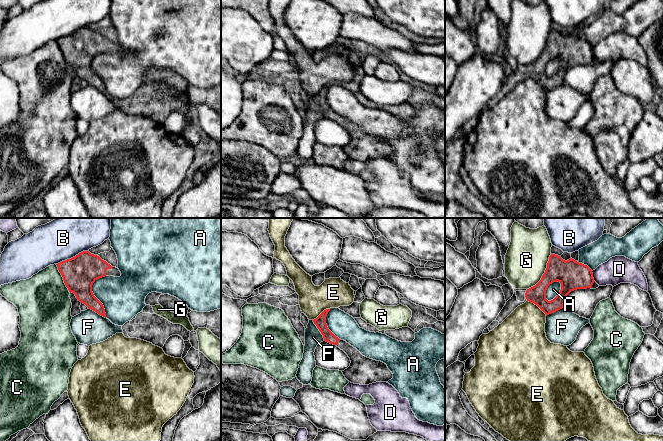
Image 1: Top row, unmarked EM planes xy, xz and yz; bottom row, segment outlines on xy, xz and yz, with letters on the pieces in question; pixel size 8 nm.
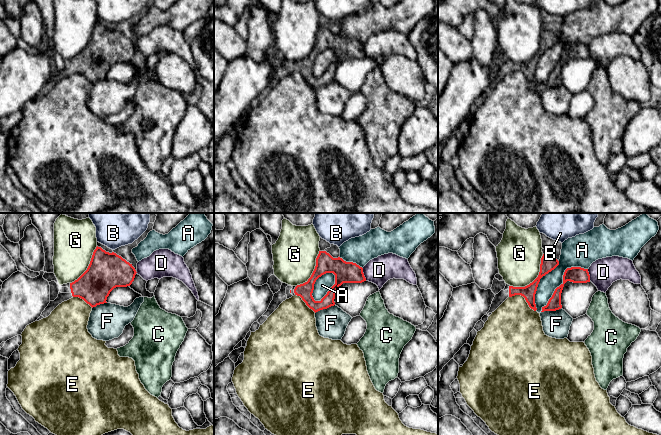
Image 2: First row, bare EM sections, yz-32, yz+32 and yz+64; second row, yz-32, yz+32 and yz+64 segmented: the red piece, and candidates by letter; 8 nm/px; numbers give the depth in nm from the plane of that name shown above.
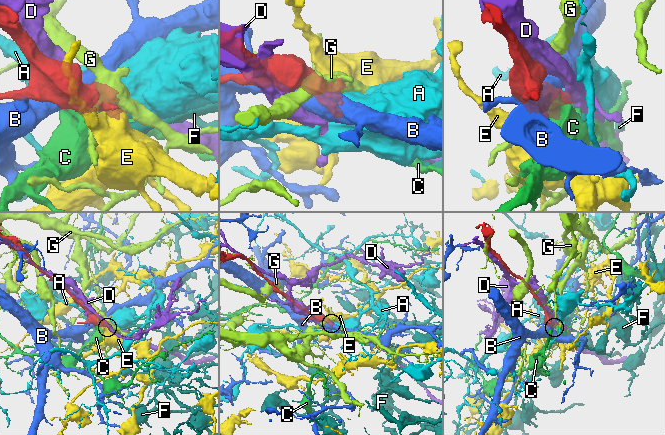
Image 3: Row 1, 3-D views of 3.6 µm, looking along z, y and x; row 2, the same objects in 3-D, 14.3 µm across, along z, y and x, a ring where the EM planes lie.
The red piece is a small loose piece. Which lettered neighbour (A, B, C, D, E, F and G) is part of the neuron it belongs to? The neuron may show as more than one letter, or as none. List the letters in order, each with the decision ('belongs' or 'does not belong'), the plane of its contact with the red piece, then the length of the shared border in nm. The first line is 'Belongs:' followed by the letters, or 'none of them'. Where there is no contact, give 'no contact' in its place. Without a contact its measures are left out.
Belongs: none of them
A: does not belong; contact in xy; length 340 nm
B: does not belong; contact in xy; length 280 nm
C: does not belong; contact in xy; length 260 nm
D: does not belong; contact in yz; length 90 nm
E: does not belong; contact in yz; length 200 nm
F: does not belong; contact in xz; length 190 nm
G: does not belong; contact in yz; length 340 nm

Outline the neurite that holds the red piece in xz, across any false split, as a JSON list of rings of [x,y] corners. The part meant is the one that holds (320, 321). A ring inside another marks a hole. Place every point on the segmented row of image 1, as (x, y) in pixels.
[[[330,309],[324,310],[313,322],[323,335],[324,341],[336,345],[350,358],[350,366],[342,371],[345,378],[351,383],[360,385],[388,382],[391,380],[393,374],[385,363],[363,356],[356,348],[336,337],[328,329],[326,316],[329,311]]]

